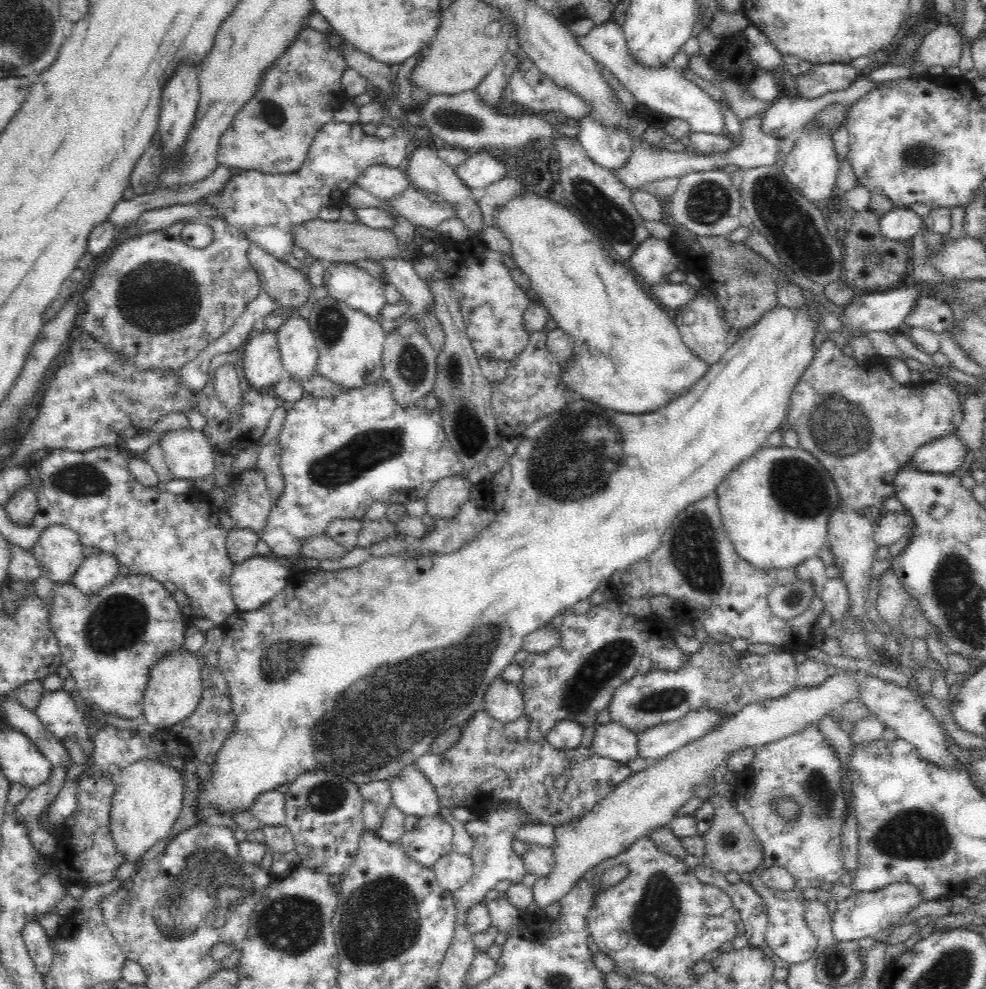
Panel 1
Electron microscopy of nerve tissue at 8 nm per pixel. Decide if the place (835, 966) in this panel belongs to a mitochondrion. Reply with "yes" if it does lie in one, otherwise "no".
yes

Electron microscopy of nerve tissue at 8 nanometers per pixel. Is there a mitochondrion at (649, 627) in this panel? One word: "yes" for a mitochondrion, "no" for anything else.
yes

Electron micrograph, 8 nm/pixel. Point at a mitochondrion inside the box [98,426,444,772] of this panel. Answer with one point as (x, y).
(280, 659)

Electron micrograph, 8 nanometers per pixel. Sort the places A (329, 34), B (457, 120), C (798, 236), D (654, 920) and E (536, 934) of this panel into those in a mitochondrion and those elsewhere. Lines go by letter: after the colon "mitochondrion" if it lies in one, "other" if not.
A: other
B: mitochondrion
C: mitochondrion
D: mitochondrion
E: other

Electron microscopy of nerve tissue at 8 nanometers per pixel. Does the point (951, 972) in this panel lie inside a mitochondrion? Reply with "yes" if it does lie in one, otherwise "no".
yes

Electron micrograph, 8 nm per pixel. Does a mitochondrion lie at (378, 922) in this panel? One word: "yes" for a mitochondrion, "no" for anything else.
yes

